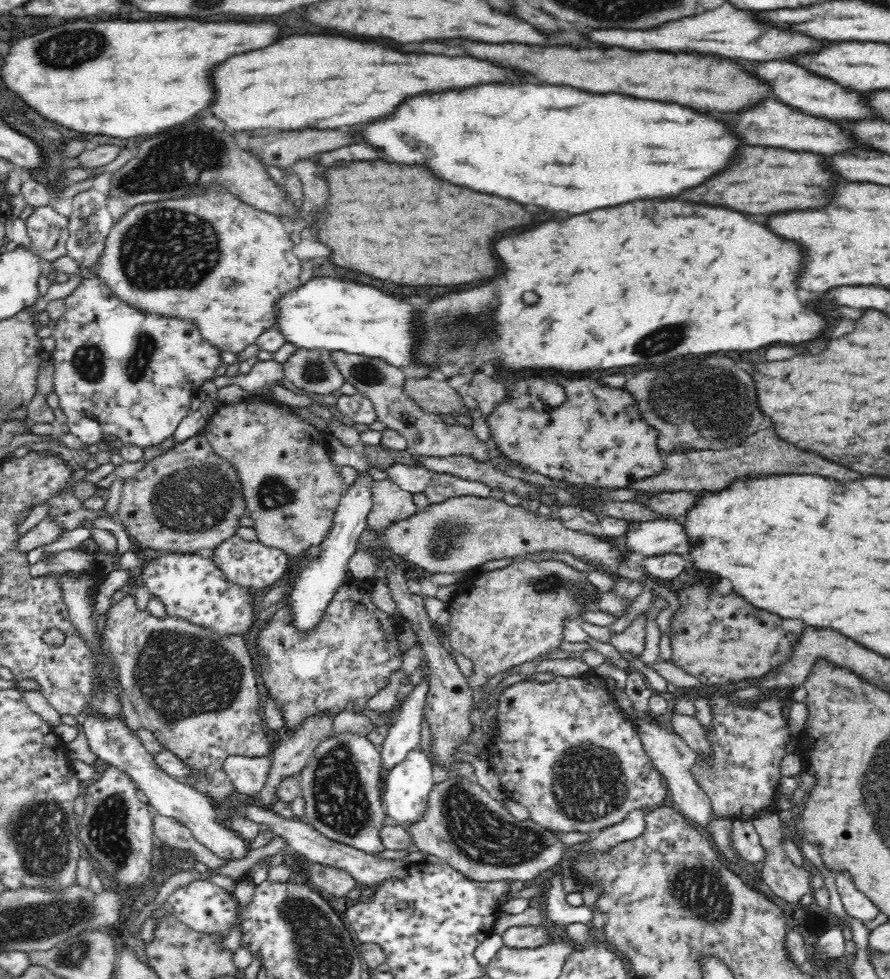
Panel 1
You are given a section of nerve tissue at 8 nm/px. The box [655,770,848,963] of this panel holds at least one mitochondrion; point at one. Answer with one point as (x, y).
(699, 889)

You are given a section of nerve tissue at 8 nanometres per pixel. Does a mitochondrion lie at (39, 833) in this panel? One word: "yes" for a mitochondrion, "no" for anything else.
yes

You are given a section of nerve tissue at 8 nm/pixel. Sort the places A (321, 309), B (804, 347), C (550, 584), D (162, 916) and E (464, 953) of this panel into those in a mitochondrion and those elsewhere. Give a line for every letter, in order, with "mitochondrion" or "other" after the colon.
A: other
B: other
C: mitochondrion
D: other
E: other

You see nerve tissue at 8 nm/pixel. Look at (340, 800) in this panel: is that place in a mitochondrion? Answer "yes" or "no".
yes

